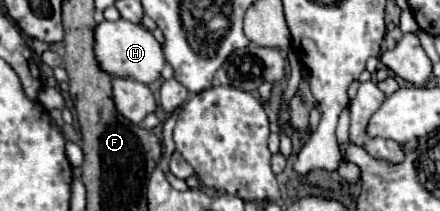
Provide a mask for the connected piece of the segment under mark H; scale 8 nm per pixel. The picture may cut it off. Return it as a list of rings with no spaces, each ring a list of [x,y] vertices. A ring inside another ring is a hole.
[[[124,18],[114,22],[100,22],[94,28],[94,54],[104,72],[118,78],[132,78],[142,84],[150,84],[160,78],[164,68],[164,56],[158,40],[142,24],[132,24]]]

